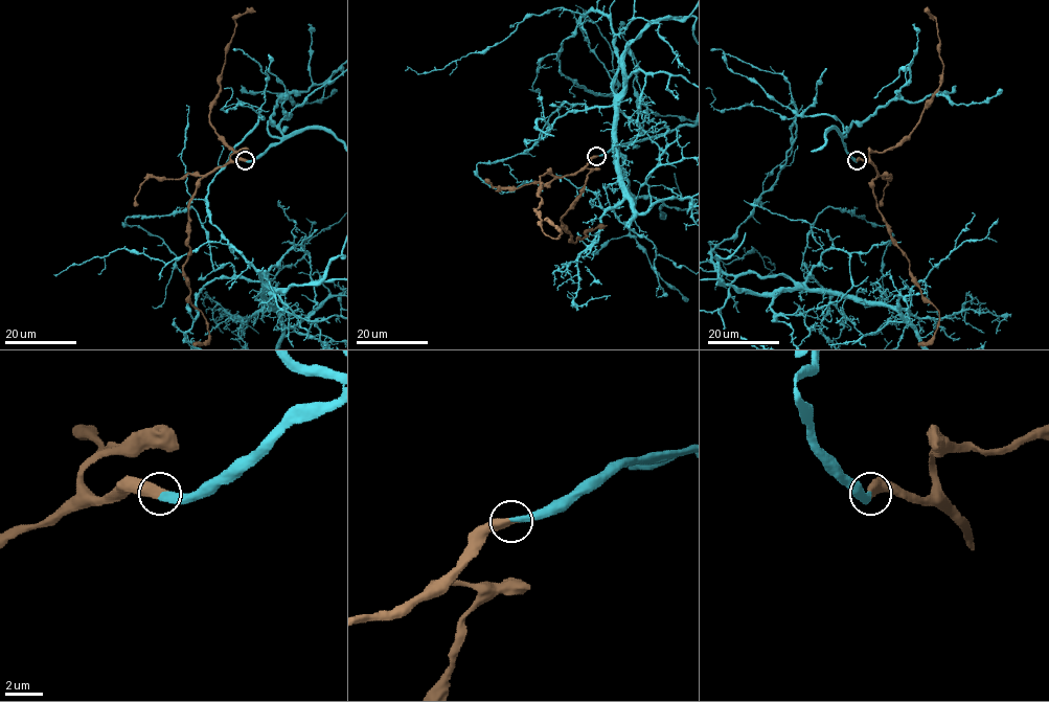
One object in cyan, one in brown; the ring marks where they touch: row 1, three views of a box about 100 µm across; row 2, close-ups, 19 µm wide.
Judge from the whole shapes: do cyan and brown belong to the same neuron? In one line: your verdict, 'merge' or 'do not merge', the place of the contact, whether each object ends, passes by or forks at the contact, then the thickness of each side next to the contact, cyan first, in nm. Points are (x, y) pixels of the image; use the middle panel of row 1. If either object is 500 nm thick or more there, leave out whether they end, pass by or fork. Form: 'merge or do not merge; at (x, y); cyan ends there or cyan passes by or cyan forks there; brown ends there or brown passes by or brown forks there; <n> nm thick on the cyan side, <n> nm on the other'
merge; at (596, 156); 360 nm thick on the cyan side, 550 nm on the other

